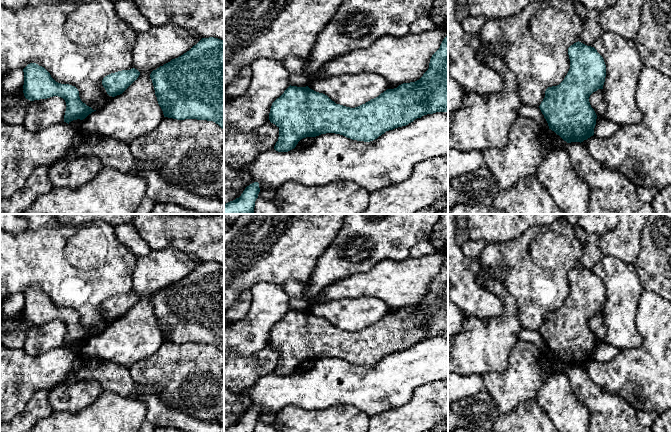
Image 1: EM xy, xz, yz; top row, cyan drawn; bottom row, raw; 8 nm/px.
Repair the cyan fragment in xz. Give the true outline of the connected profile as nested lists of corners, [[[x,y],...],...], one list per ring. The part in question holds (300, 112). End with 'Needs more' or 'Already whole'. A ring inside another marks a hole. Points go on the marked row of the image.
[[[448,35],[432,55],[423,76],[394,89],[387,89],[378,97],[355,108],[336,104],[327,95],[306,87],[289,86],[271,106],[269,120],[279,128],[274,149],[288,152],[306,137],[335,133],[357,141],[370,142],[386,131],[406,126],[417,118],[436,112],[448,112]]]. Already whole

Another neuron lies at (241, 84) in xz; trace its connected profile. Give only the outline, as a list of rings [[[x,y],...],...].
[[[250,67],[240,70],[235,81],[224,87],[224,94],[230,99],[244,95],[250,86],[251,78],[252,70]]]

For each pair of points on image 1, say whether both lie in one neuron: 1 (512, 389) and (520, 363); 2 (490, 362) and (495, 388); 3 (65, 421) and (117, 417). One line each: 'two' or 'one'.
1: one
2: two
3: one

